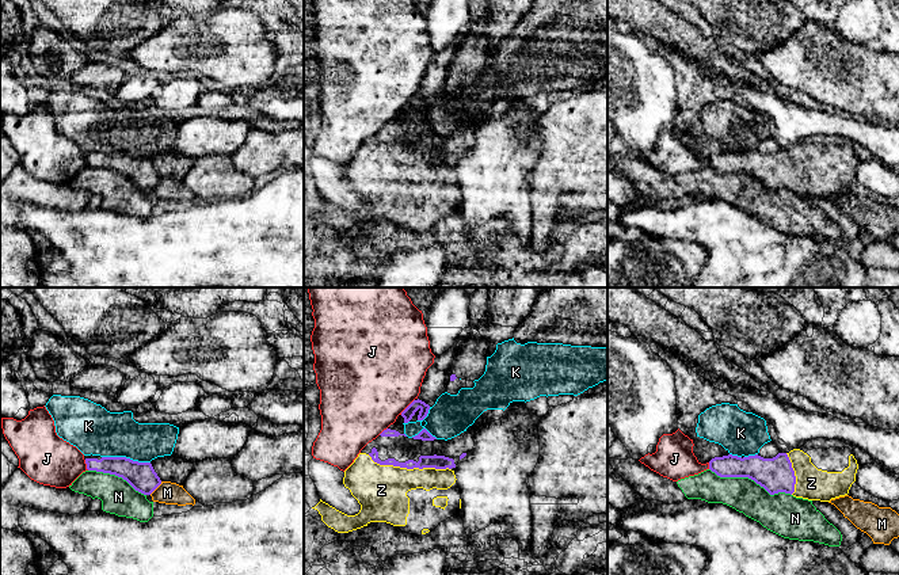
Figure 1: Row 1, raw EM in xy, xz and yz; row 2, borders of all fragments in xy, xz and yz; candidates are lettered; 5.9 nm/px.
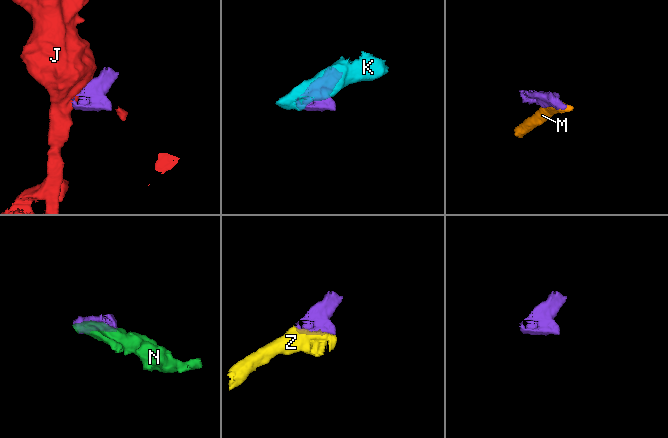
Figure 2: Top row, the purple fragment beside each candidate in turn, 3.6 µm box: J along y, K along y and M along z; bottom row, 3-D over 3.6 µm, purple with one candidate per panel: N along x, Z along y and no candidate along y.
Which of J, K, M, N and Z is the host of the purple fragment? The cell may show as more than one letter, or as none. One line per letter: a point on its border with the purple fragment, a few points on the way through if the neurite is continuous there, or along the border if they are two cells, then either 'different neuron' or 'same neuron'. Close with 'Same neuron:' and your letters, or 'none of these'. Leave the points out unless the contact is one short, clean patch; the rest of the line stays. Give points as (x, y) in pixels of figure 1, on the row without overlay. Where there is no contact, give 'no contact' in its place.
J: meets purple in xz at (407, 103); different neuron
K: meets purple in xy at (125, 153); different neuron
M: meets purple in xy at (155, 185); different neuron
N: meets purple in yz at (750, 174); different neuron
Z: meets purple in xz at (410, 164); same neuron
Same neuron: Z

